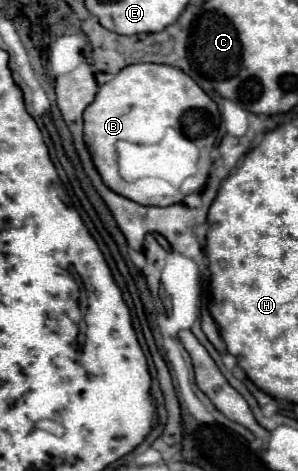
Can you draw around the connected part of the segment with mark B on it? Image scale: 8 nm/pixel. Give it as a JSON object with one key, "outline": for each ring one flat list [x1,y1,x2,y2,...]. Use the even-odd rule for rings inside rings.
{"outline":[[132,64,116,75,97,74,96,80,99,85,96,100,84,110,84,140,92,154,92,162,102,176,102,182,116,194,144,206,170,206,182,202,182,198,188,194,201,192,209,177,212,148,206,150,206,146,200,146,198,138,190,139,187,136,194,128,202,128,204,132,210,130,212,136,216,136,220,114,218,106,208,98,208,94,188,74,164,64]]}

